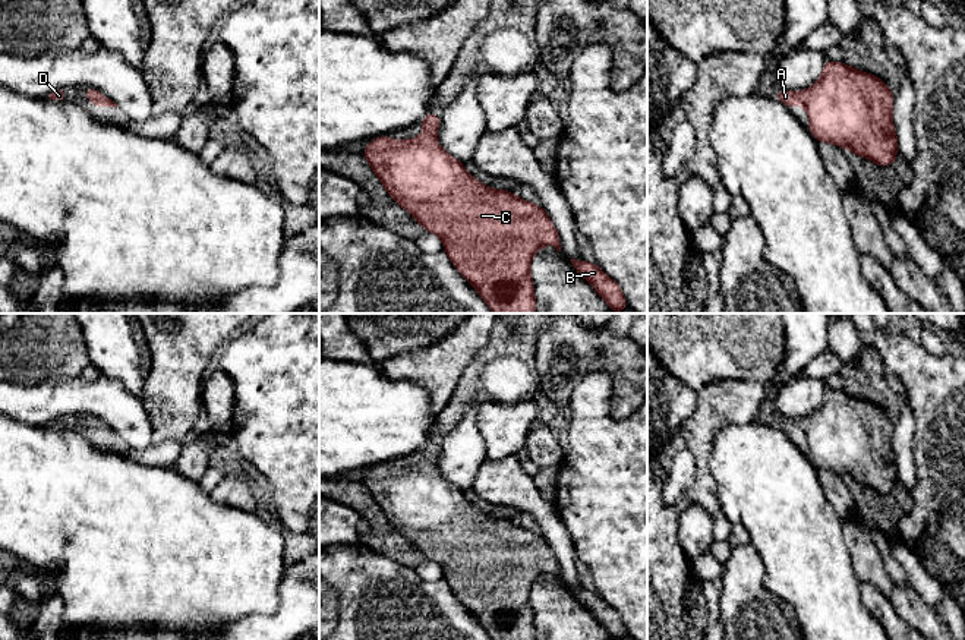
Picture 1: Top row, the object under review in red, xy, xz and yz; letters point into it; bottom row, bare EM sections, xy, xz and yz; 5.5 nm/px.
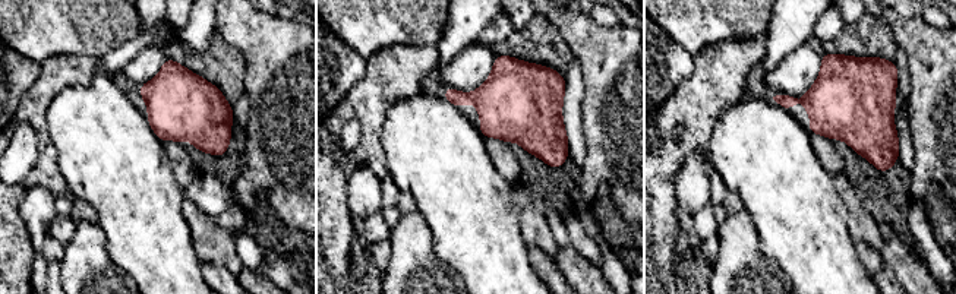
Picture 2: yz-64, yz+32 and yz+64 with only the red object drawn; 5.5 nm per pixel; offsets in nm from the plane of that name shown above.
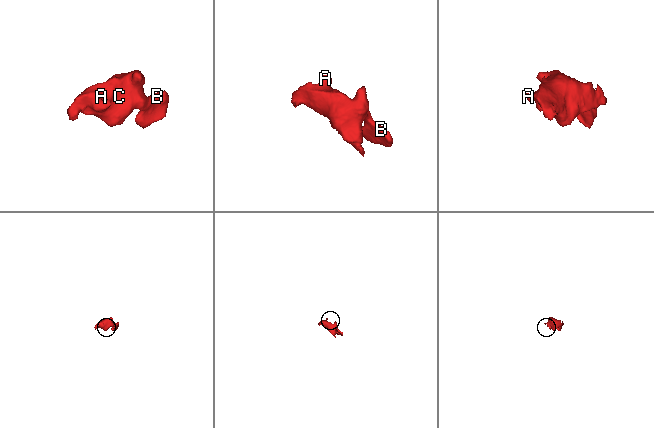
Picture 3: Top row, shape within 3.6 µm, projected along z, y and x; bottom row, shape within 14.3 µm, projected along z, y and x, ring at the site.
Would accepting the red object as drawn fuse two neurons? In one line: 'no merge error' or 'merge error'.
no merge error

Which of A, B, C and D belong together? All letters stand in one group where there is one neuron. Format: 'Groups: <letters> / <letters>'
Groups: A B C D

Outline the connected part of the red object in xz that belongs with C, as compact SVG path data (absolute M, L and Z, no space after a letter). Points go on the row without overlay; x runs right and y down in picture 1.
M426 441L422 454L423 463L409 469L394 469L388 463L372 467L362 483L382 510L388 523L414 545L428 561L438 562L442 567L442 578L493 640L536 640L530 589L545 573L551 573L561 580L555 554L540 533L526 530L513 520L482 513L466 499L460 488L444 479L433 467L439 458L438 441Z

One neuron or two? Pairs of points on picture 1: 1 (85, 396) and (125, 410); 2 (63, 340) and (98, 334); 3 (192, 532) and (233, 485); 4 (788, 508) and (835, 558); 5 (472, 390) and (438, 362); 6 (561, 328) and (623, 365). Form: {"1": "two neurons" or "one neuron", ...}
{"1": "one neuron", "2": "two neurons", "3": "two neurons", "4": "one neuron", "5": "two neurons", "6": "one neuron"}

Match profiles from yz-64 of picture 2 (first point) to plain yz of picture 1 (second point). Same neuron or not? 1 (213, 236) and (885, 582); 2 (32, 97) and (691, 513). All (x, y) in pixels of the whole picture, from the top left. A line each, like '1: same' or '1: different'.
1: same
2: different

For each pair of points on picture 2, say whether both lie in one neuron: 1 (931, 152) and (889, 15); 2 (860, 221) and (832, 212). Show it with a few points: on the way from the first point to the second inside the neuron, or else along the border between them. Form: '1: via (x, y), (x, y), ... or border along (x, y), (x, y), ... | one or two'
1: via (931, 119), (931, 57), (923, 48) | one
2: border along (833, 185), (846, 209), (846, 224), (855, 243) | two

